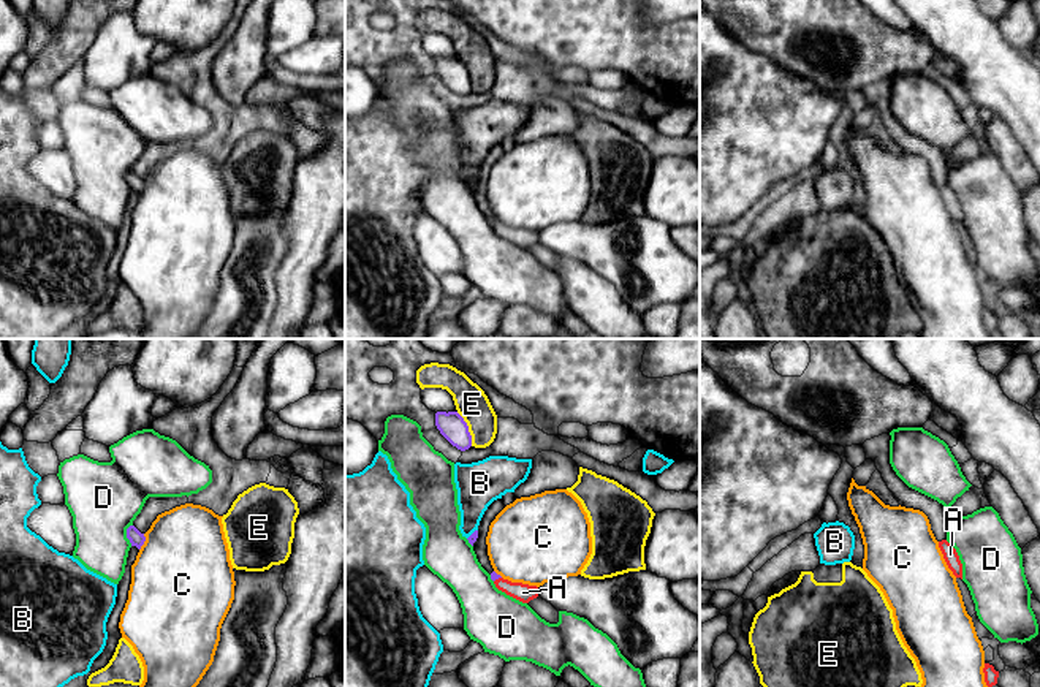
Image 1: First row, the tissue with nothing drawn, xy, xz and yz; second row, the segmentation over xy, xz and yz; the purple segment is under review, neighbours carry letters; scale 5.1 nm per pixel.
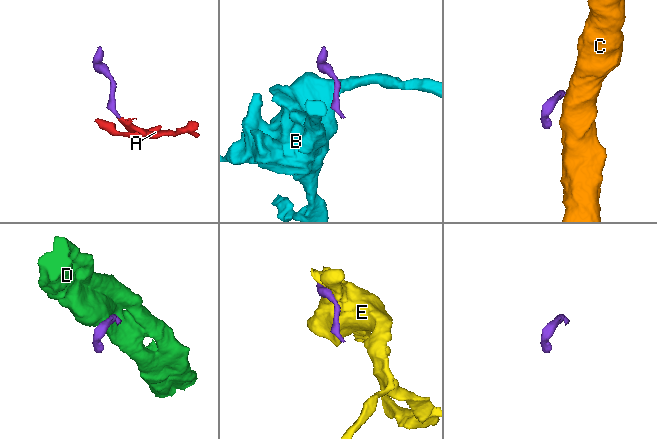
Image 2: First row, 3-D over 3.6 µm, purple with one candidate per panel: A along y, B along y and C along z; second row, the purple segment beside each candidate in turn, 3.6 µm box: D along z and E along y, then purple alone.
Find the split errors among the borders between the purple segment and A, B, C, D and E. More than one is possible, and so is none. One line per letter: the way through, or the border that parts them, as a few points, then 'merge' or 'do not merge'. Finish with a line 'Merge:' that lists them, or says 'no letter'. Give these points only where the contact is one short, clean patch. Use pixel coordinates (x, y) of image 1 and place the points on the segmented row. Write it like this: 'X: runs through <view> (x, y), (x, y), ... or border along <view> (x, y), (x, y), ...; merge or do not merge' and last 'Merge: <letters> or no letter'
A: runs through xz (494, 575), (497, 578), (505, 586), (523, 592); merge
B: border along xz (477, 529), (467, 538); do not merge
C: border along xy (144, 534), (144, 543), (140, 550); do not merge
D: do not merge
E: do not merge
Merge: A

